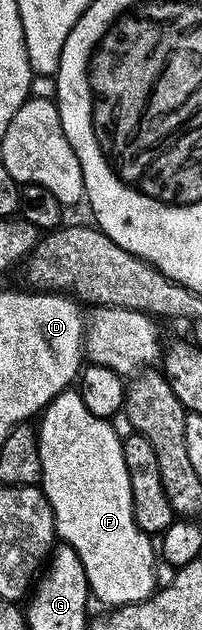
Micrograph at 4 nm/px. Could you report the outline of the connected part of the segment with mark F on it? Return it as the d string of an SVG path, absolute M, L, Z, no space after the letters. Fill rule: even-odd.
M67 390L60 393L54 401L46 408L42 409L40 419L37 423L38 422L36 439L38 442L38 453L40 454L40 464L42 466L40 487L42 493L48 498L48 502L54 511L54 530L57 539L61 541L61 543L70 544L72 550L76 550L76 554L80 554L80 562L84 562L84 572L88 574L88 582L90 583L93 599L97 601L97 603L99 600L102 604L110 604L106 606L139 604L142 600L151 599L156 591L157 585L157 574L155 572L156 551L153 548L151 537L138 525L134 517L134 510L132 508L132 482L128 482L128 466L124 466L124 450L122 449L123 437L116 434L116 430L113 429L109 419L92 414L92 410L88 410L88 406L84 406L82 393L78 390Z

